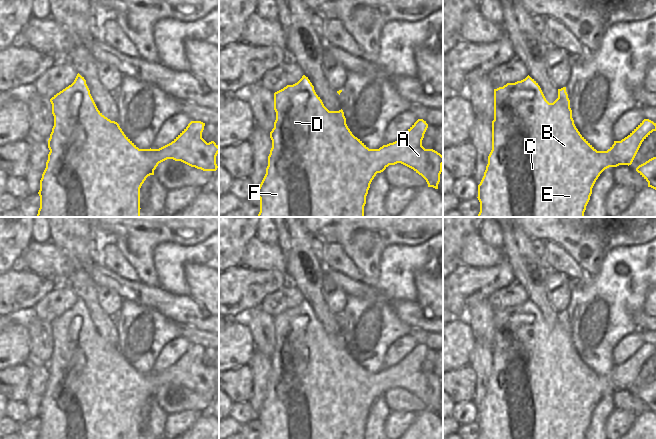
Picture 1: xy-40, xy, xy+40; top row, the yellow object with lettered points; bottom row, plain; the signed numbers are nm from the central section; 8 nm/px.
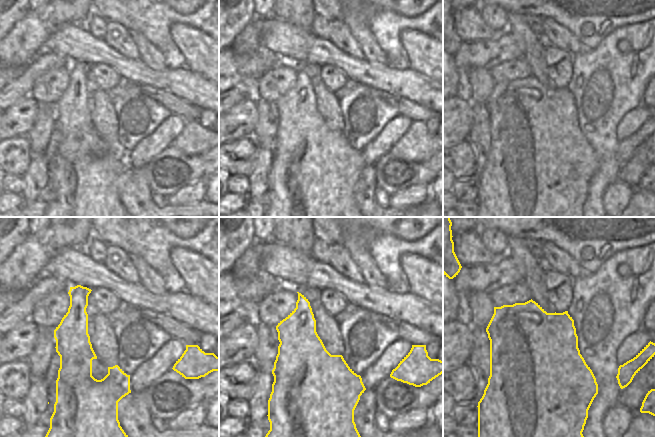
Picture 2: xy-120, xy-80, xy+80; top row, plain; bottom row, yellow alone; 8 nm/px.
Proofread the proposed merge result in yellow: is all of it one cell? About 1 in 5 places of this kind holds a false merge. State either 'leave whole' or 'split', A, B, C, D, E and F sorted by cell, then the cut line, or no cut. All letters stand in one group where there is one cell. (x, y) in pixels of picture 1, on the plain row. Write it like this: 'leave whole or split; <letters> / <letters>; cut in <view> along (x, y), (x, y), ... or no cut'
leave whole; A B C D E F; no cut

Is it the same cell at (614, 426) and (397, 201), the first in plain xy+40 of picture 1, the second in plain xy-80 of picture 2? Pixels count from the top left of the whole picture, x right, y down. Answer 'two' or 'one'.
one

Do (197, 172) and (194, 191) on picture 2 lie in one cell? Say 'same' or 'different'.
different

